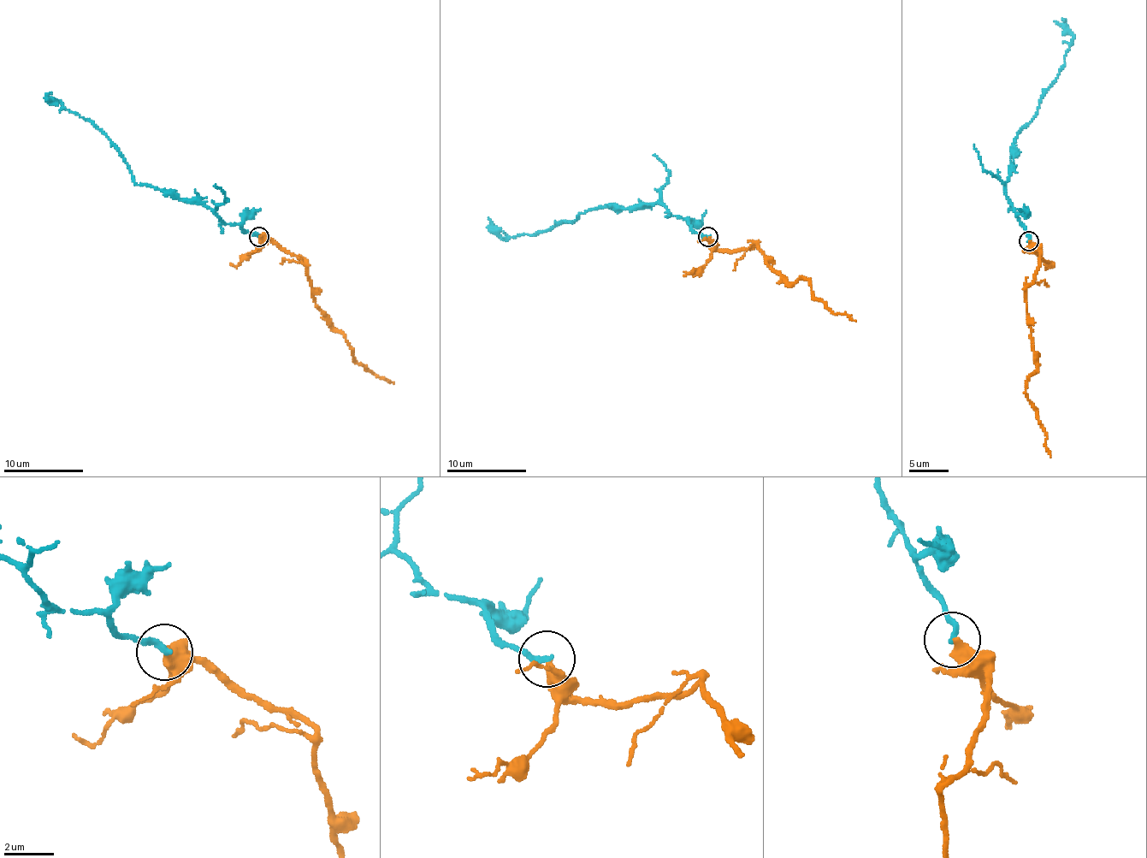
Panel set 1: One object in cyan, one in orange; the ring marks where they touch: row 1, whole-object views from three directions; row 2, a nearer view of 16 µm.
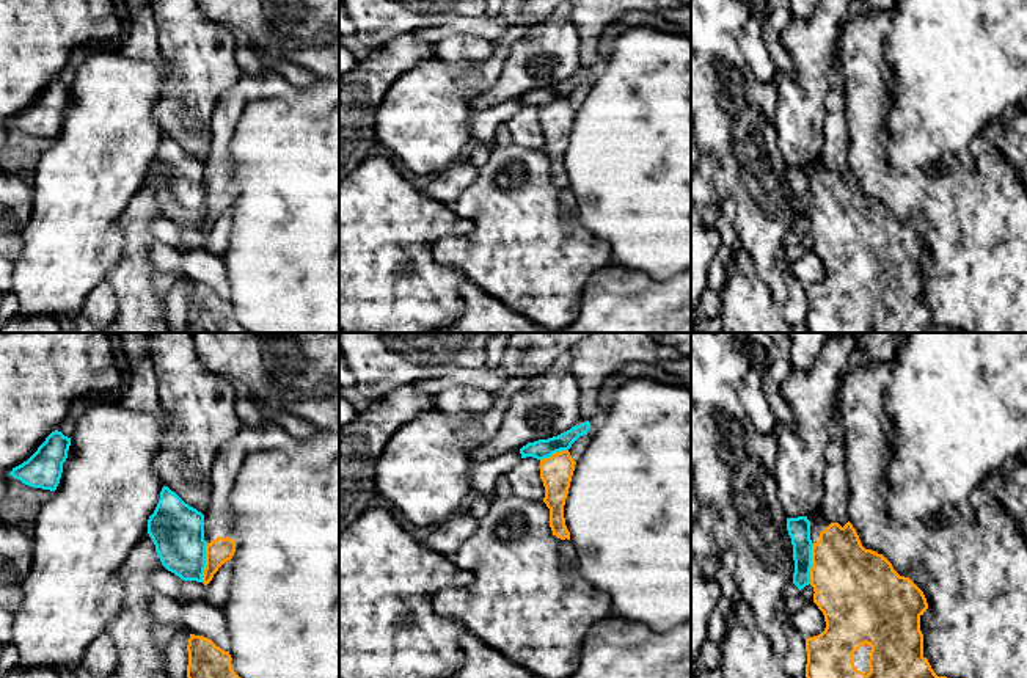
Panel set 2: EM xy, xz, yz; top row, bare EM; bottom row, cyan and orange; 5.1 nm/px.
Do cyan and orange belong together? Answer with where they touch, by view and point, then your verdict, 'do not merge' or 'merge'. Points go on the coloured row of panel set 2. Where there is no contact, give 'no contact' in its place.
yz (811, 564) | do not merge

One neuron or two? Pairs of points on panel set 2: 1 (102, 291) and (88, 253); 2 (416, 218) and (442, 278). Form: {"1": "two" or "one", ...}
{"1": "two", "2": "one"}

